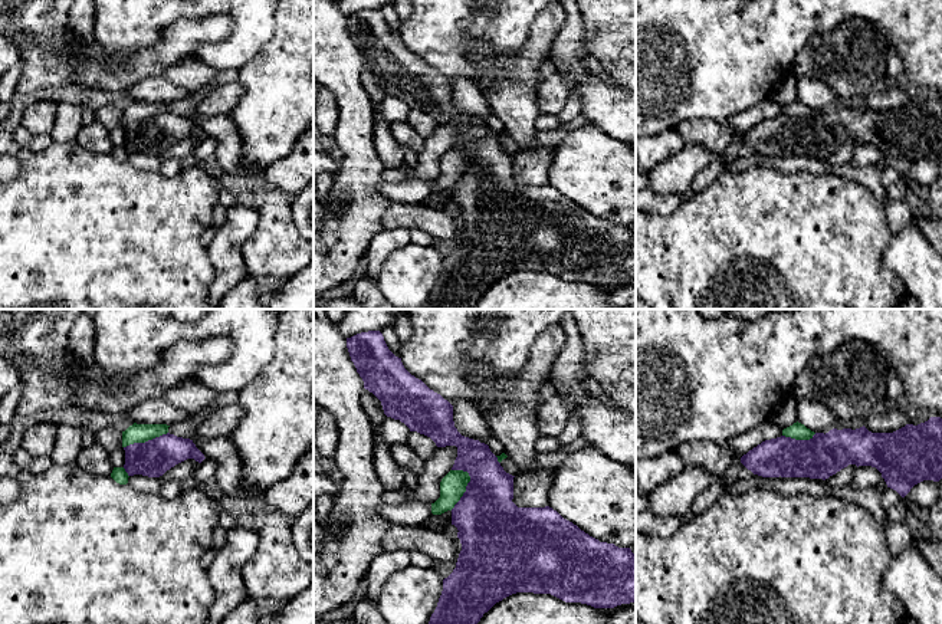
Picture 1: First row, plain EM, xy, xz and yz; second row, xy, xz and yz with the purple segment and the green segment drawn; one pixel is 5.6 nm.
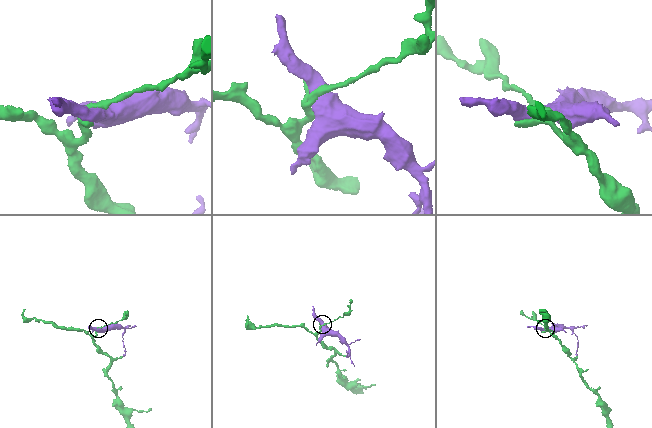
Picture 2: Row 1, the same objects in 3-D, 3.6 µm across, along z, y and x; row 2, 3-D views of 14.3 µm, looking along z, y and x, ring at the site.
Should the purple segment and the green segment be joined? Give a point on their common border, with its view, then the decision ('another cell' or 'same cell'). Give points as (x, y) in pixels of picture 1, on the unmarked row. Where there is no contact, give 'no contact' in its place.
contact xz (466, 168); another cell

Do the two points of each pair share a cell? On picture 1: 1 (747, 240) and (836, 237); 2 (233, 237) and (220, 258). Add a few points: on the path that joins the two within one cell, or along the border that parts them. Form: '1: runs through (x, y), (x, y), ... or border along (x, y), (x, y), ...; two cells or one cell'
1: runs through (768, 240), (814, 237); one cell
2: runs through (229, 242), (225, 253); one cell

